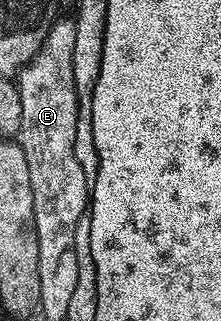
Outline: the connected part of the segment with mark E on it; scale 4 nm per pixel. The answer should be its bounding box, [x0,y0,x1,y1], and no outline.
[16,16,91,299]

